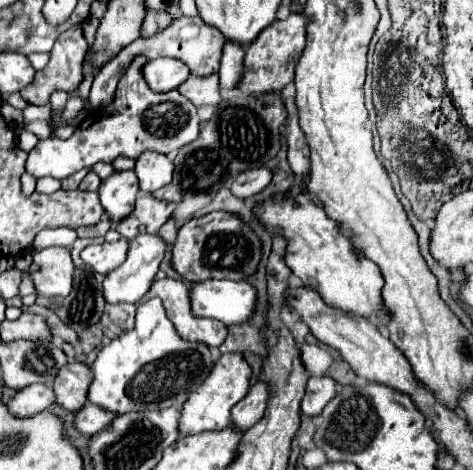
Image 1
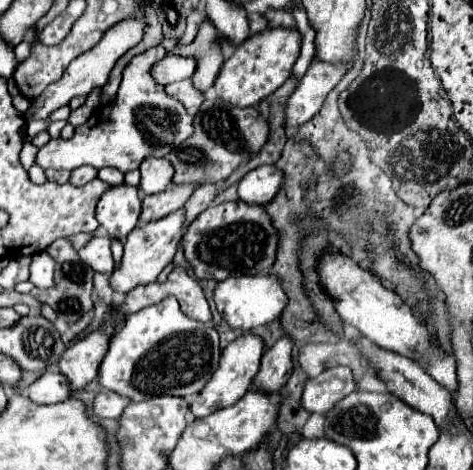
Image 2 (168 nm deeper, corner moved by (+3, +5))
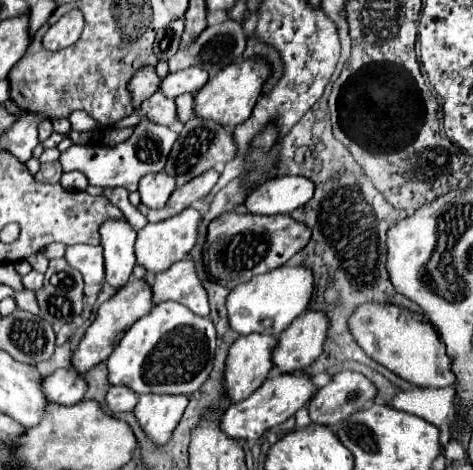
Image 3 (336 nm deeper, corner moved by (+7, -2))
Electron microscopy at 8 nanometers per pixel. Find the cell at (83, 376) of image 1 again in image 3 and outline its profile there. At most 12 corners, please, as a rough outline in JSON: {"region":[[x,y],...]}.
{"region":[[147,280],[101,304],[73,354],[85,374],[153,308]]}

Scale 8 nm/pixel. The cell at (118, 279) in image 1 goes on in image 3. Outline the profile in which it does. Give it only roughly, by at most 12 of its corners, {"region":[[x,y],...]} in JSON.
{"region":[[201,214],[147,224],[135,242],[137,264],[161,272],[195,248]]}

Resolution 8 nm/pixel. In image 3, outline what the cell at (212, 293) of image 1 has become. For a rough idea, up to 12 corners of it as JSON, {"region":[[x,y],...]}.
{"region":[[279,266],[227,296],[239,334],[279,336],[309,306],[313,272]]}

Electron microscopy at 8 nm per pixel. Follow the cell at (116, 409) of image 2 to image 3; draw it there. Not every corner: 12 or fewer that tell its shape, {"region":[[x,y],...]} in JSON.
{"region":[[111,386],[107,406],[111,412],[129,412],[137,394],[127,386]]}

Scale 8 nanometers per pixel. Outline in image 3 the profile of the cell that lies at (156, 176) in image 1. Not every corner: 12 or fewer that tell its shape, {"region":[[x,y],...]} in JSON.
{"region":[[169,174],[141,178],[147,208],[163,208],[175,190]]}

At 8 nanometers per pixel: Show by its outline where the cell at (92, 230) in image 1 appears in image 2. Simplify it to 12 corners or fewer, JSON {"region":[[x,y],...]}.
{"region":[[69,239],[47,253],[57,257],[57,285],[33,295],[69,325],[93,309],[93,269]]}

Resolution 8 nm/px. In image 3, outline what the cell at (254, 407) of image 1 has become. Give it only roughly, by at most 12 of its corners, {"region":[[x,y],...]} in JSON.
{"region":[[303,312],[279,336],[273,364],[309,368],[323,352],[329,318]]}

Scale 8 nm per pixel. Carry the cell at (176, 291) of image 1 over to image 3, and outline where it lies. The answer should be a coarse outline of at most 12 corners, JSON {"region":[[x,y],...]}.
{"region":[[193,260],[155,274],[153,302],[209,314]]}

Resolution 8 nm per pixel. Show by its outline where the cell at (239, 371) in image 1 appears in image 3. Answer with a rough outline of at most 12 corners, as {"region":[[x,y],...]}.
{"region":[[239,336],[225,388],[233,402],[269,376],[275,336]]}

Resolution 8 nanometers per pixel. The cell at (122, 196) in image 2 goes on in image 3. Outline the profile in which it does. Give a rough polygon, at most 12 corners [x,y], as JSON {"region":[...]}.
{"region":[[101,226],[105,282],[123,288],[135,266],[135,230]]}

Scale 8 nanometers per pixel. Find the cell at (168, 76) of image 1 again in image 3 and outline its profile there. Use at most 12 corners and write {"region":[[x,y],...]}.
{"region":[[203,68],[169,74],[161,92],[177,98],[201,90],[209,80]]}

